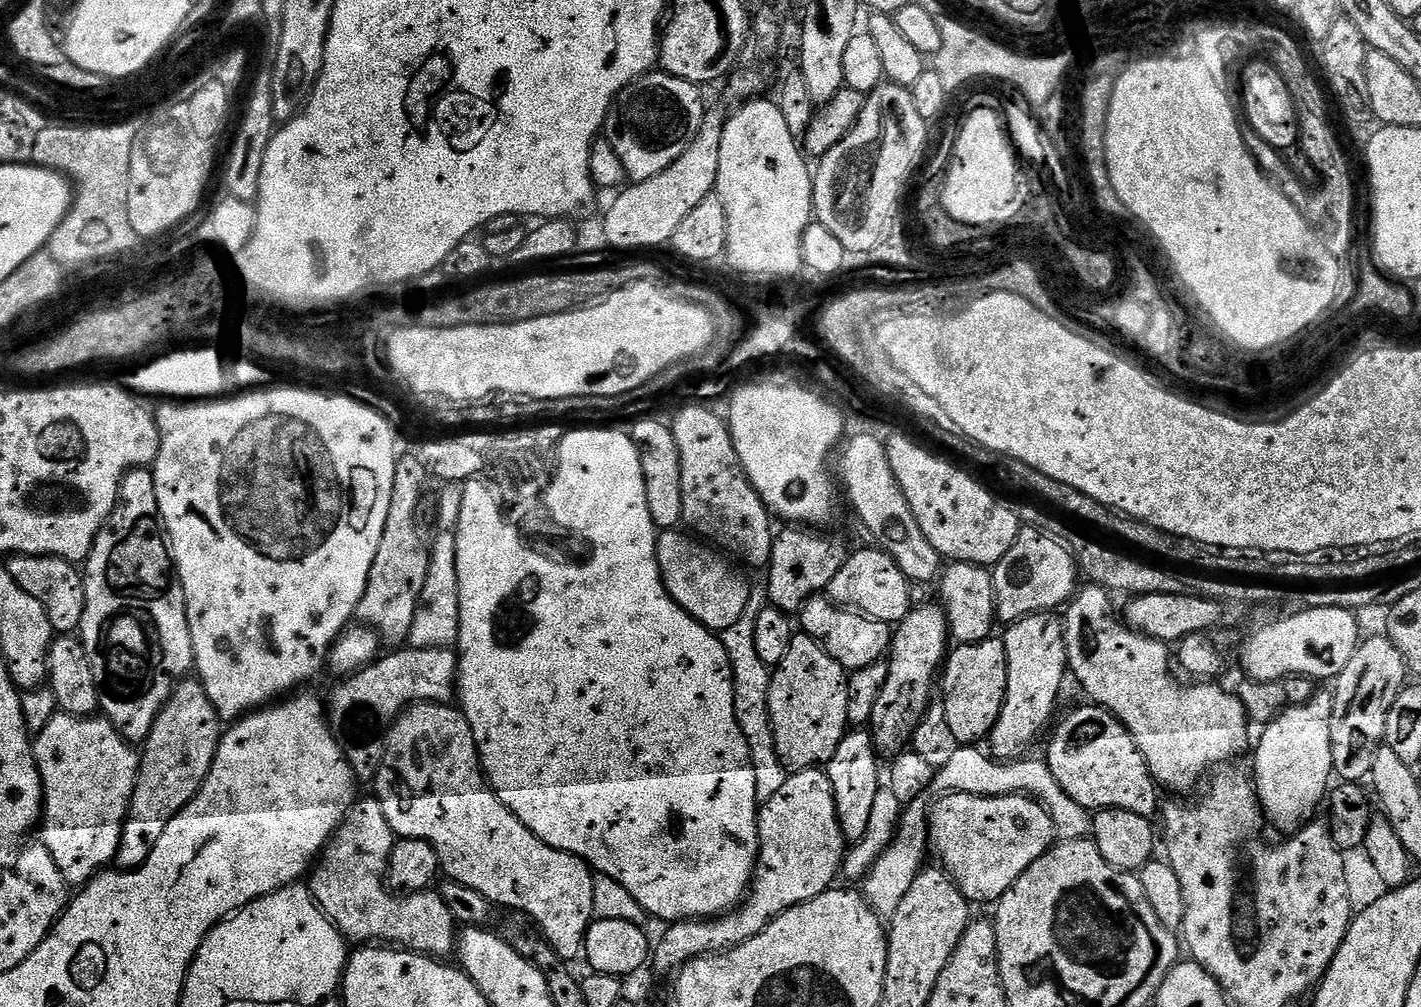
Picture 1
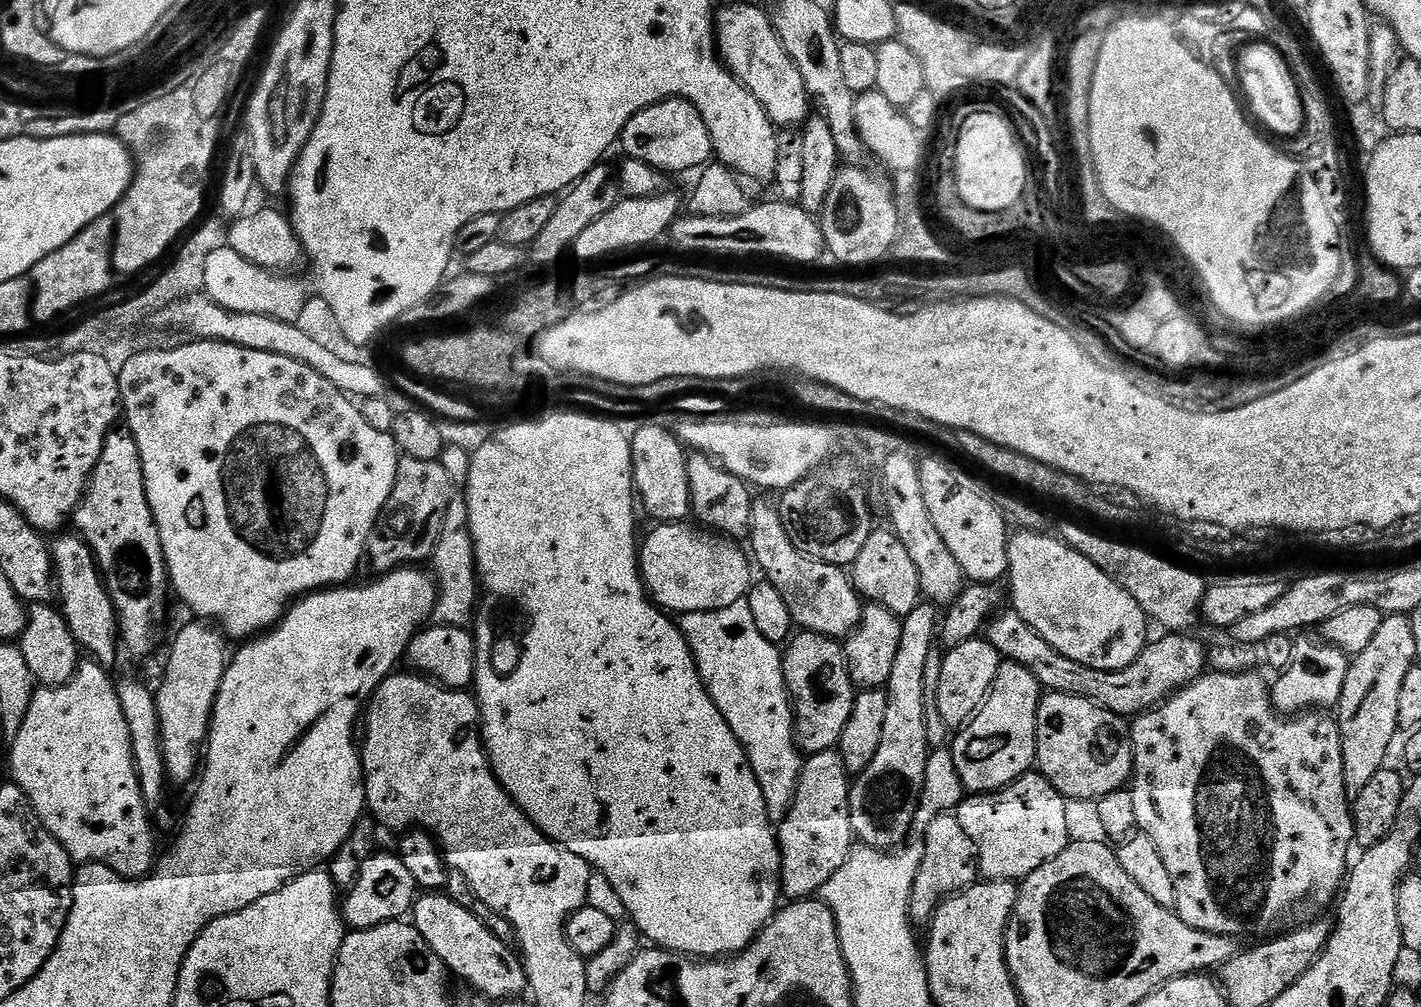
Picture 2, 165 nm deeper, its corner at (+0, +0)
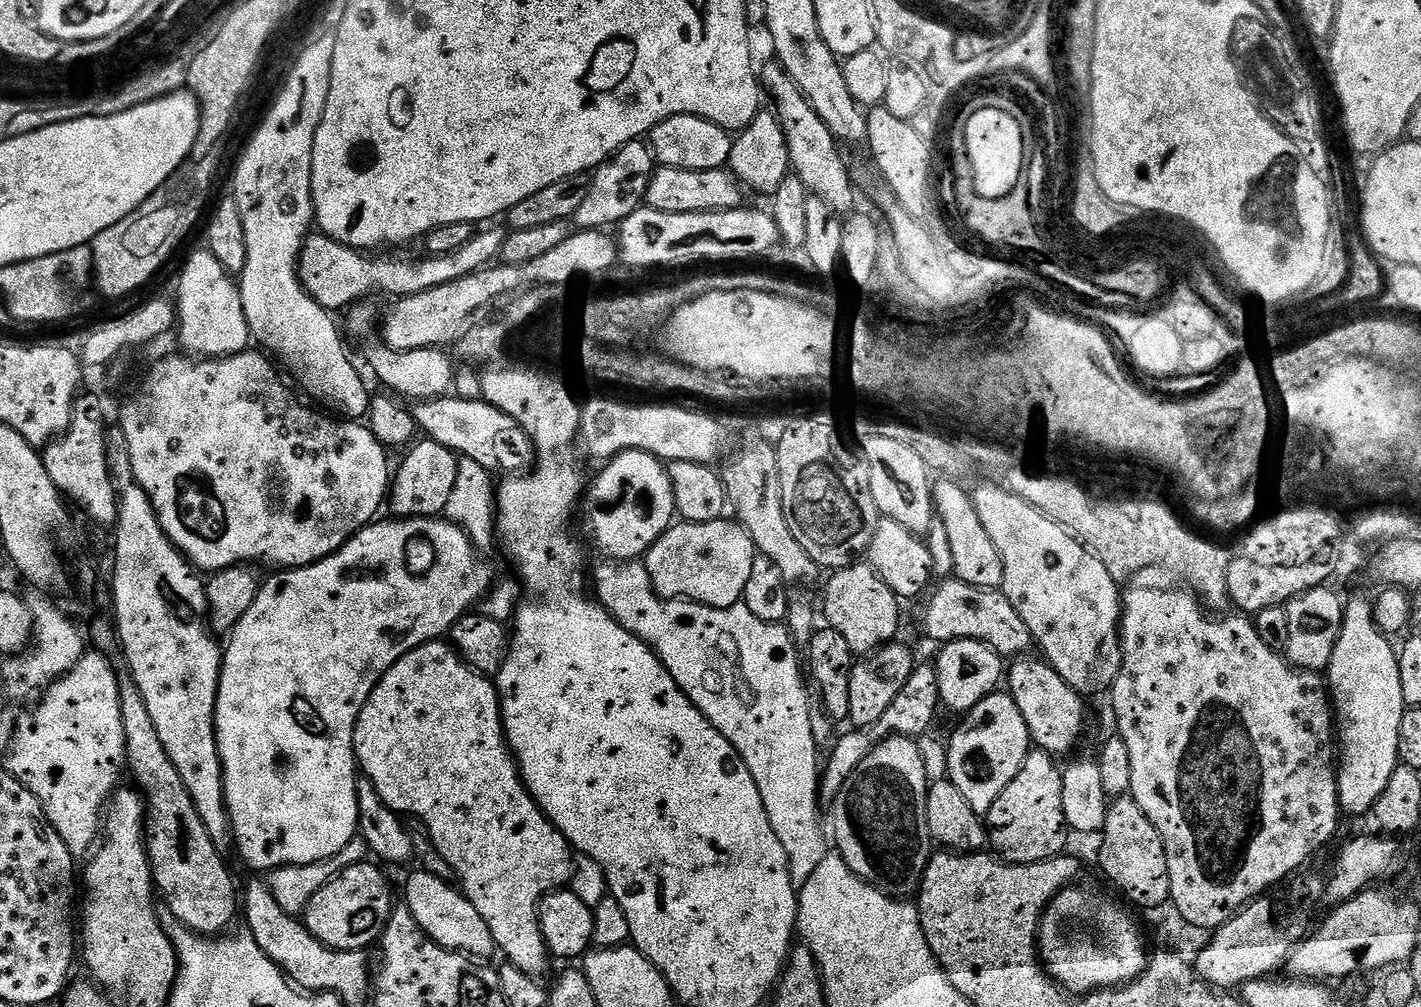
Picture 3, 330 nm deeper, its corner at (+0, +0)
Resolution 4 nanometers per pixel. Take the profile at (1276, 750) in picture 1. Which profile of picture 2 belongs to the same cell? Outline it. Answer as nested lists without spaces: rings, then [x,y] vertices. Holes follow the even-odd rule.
[[[1300,634],[1295,637],[1294,658],[1285,672],[1279,673],[1270,684],[1272,704],[1281,714],[1299,714],[1312,709],[1328,710],[1339,705],[1342,686],[1350,657],[1337,644],[1330,644],[1320,634]],[[1316,635],[1316,636],[1312,636]]]

